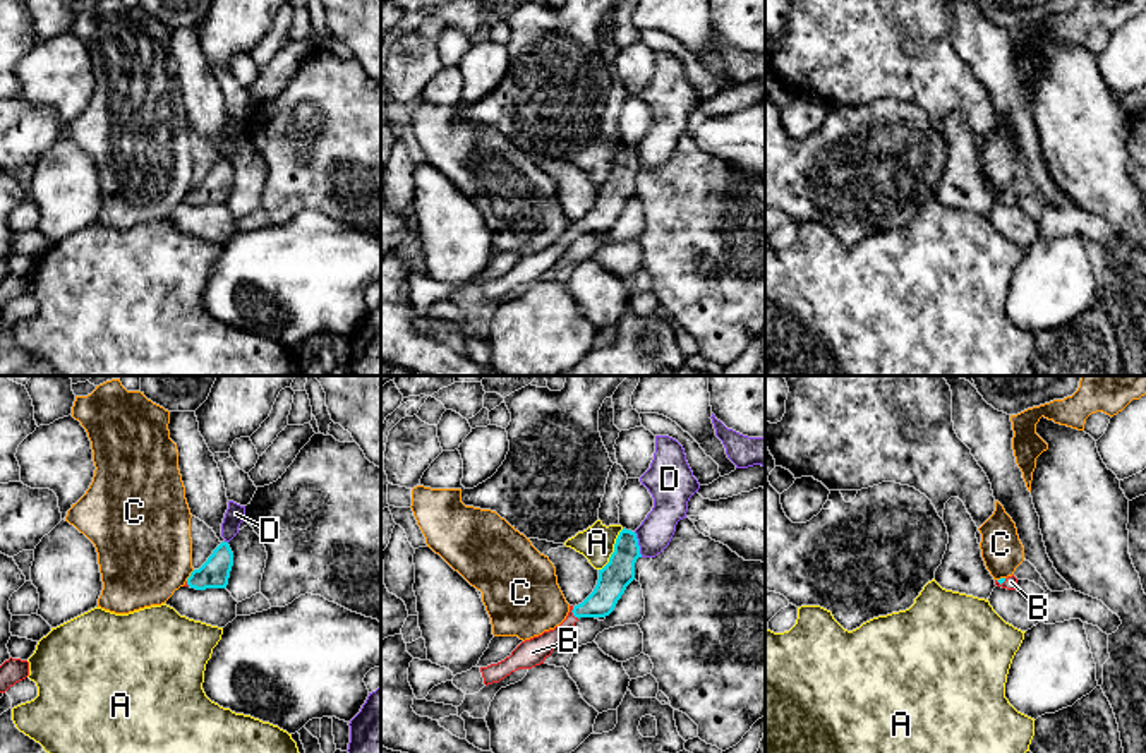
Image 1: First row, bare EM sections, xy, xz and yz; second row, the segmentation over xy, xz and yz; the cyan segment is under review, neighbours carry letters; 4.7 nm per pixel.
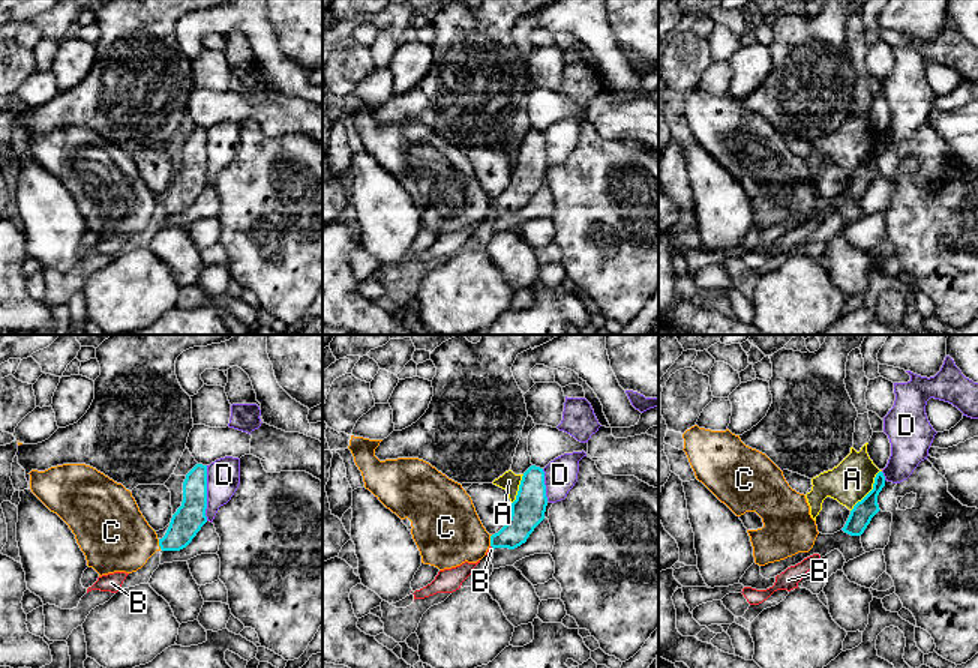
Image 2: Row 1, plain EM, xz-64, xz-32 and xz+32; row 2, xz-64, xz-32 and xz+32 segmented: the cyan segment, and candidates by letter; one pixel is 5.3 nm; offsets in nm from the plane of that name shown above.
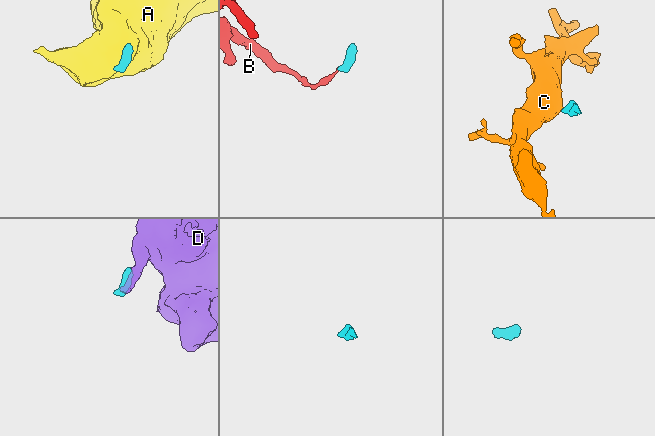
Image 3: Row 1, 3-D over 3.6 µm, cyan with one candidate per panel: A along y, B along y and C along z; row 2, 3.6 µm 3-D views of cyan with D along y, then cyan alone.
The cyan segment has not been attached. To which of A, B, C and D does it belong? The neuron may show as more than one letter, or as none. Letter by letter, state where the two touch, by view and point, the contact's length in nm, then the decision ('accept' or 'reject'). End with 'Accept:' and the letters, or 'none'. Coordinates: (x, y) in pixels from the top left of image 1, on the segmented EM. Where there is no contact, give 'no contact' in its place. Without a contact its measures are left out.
A: meets cyan in xz at (615, 549); contact 240 nm long; reject
B: meets cyan in xz at (573, 614); contact 70 nm long; accept
C: meets cyan in xy at (191, 575); contact 70 nm long; reject
D: meets cyan in xz at (637, 544); contact 130 nm long; reject
Accept: B

